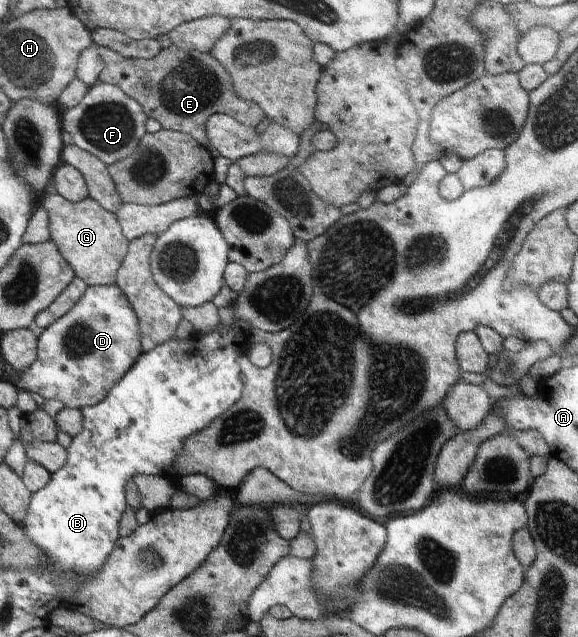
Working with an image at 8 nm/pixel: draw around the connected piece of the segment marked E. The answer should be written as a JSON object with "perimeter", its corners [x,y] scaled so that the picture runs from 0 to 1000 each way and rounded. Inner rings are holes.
{"perimeter":[[[294,72],[292,75],[282,75],[263,93],[246,94],[209,89],[196,78],[180,74],[170,74],[168,77],[182,100],[180,110],[171,119],[175,130],[209,138],[209,143],[218,151],[230,154],[242,163],[254,184],[272,188],[280,196],[280,203],[325,209],[336,220],[353,228],[353,232],[365,239],[370,250],[379,245],[377,237],[360,223],[360,215],[355,209],[356,190],[370,177],[393,179],[433,201],[446,198],[457,188],[458,176],[441,160],[420,159],[407,148],[400,119],[363,83],[348,83],[339,78],[318,78]]]}

